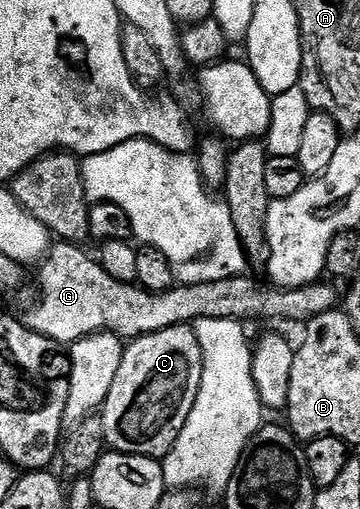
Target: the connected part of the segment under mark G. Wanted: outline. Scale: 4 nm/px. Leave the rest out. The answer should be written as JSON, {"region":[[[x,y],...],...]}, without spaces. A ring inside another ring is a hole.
{"region":[[[57,243],[50,248],[47,256],[40,262],[39,270],[41,269],[41,294],[37,297],[37,302],[29,309],[29,314],[23,317],[23,320],[29,328],[35,330],[39,335],[49,337],[51,340],[56,341],[58,346],[68,347],[74,341],[83,339],[92,333],[114,333],[117,337],[122,339],[136,339],[138,337],[145,337],[149,333],[155,331],[163,331],[167,327],[175,327],[176,325],[192,326],[193,322],[199,319],[231,319],[232,321],[240,321],[242,323],[250,323],[249,321],[301,321],[300,323],[308,323],[314,321],[319,315],[330,313],[332,309],[338,308],[339,293],[332,289],[331,286],[325,285],[326,283],[318,283],[316,285],[304,285],[298,289],[283,289],[280,287],[269,287],[273,289],[257,289],[249,275],[242,275],[239,277],[232,277],[223,281],[216,281],[215,283],[205,283],[199,285],[182,285],[178,284],[176,287],[168,289],[166,293],[149,293],[145,289],[138,287],[136,284],[124,285],[115,279],[111,279],[111,275],[107,275],[107,271],[103,271],[100,260],[88,257],[84,253],[84,248],[78,247],[73,243]]]}

